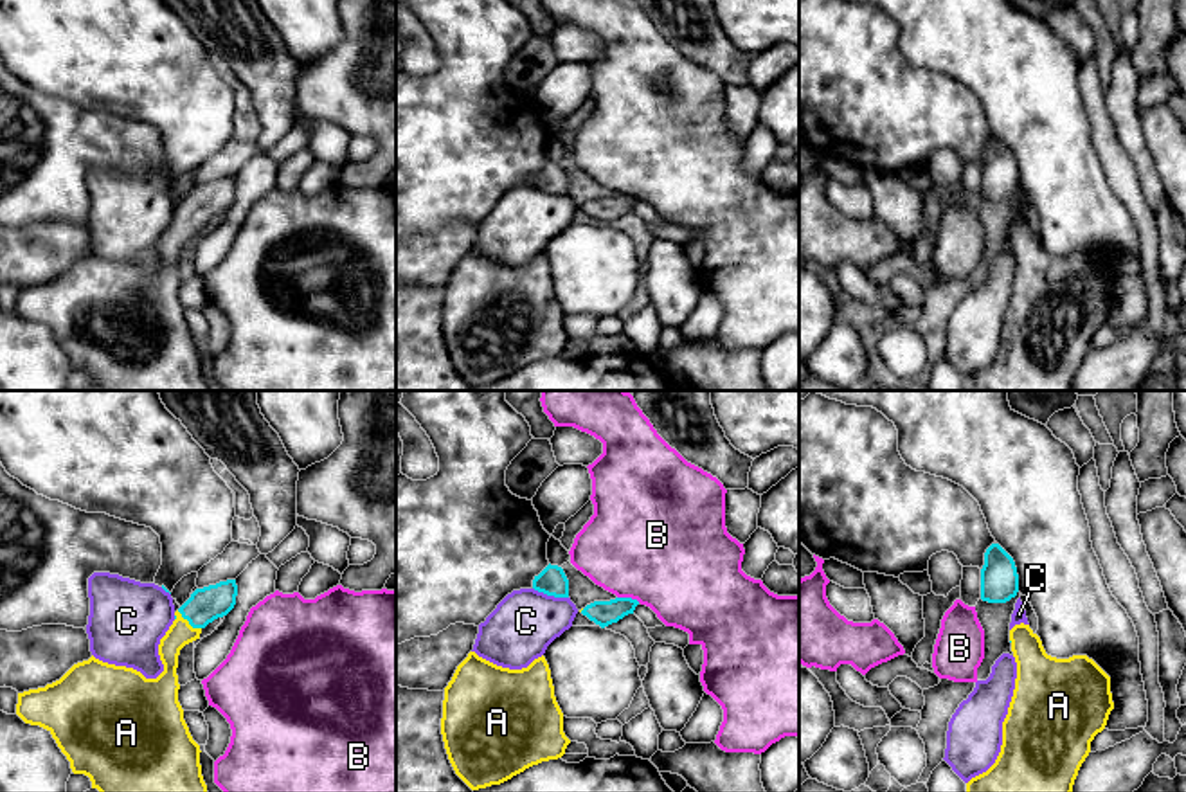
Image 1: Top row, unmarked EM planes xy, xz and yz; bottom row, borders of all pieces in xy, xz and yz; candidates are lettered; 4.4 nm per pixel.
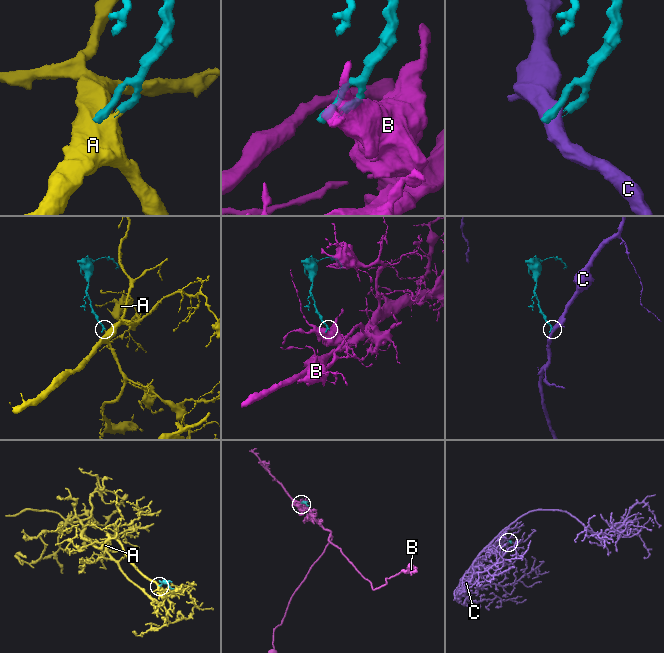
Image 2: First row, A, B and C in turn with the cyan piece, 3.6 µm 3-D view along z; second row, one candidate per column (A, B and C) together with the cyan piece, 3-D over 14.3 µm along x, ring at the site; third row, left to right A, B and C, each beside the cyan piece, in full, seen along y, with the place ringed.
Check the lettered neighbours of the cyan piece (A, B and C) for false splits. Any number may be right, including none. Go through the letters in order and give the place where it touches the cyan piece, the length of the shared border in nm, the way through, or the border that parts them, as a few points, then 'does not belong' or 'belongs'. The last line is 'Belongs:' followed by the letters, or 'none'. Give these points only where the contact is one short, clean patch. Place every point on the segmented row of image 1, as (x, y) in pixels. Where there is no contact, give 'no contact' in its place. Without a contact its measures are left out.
A: xy (189, 623) | 140 nm | across xy (213, 602), (189, 623), (180, 632) | belongs
B: xz (628, 598) | 110 nm | along xz (618, 596), (639, 602) | does not belong
C: xz (551, 594) | 170 nm | along xz (533, 587), (567, 598) | does not belong
Belongs: A

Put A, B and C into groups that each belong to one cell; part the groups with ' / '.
A / B / C

